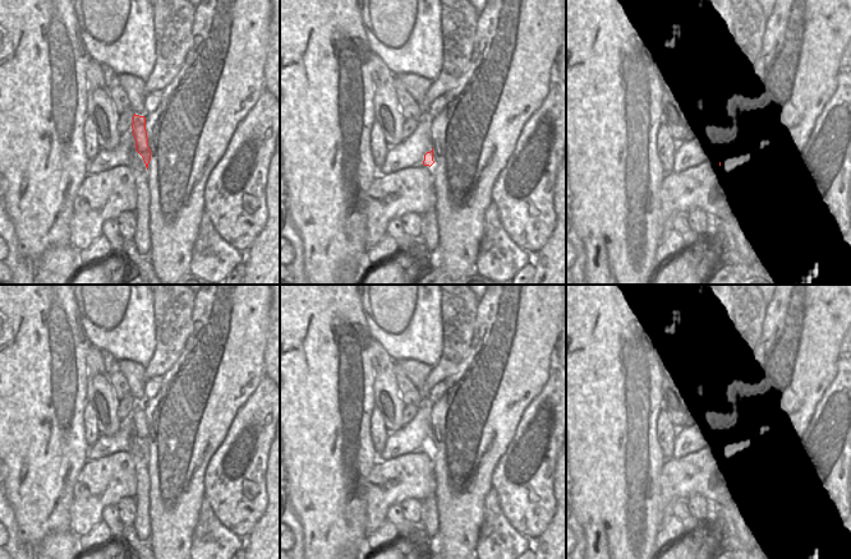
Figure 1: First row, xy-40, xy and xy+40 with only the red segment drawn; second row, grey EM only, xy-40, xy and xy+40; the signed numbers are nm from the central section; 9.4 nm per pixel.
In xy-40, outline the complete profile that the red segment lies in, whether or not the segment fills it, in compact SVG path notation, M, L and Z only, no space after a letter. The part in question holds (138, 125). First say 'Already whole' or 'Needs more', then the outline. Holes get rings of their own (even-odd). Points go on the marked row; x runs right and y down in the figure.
Already whole. M134 114L132 129L133 129L133 135L135 138L135 149L143 157L143 161L148 170L148 163L151 161L151 149L148 147L146 117Z

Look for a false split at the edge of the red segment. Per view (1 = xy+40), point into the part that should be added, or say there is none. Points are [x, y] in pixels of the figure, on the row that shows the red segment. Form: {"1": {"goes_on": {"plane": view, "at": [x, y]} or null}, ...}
{"1": {"goes_on": null}}

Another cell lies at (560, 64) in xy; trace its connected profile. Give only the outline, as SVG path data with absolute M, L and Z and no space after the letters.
M565 17L565 29L562 32L562 45L555 63L557 78L560 80L560 88L566 98L566 17Z

